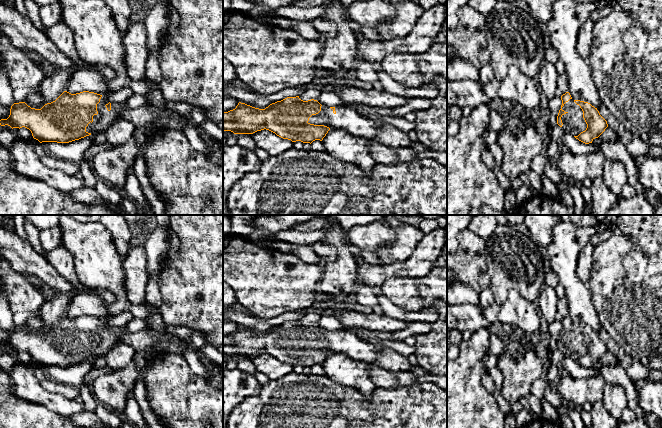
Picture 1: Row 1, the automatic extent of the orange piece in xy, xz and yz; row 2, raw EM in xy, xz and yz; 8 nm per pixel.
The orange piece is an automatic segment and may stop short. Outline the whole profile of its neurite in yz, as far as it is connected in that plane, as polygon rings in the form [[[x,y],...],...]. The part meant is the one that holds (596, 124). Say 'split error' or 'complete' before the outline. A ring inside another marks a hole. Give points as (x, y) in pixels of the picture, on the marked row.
split error; [[[569,92],[563,94],[561,100],[557,124],[579,141],[592,143],[608,127],[607,121],[590,103],[573,100]]]

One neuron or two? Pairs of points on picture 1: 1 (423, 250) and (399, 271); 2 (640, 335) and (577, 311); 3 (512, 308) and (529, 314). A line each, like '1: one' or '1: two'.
1: one
2: two
3: one

